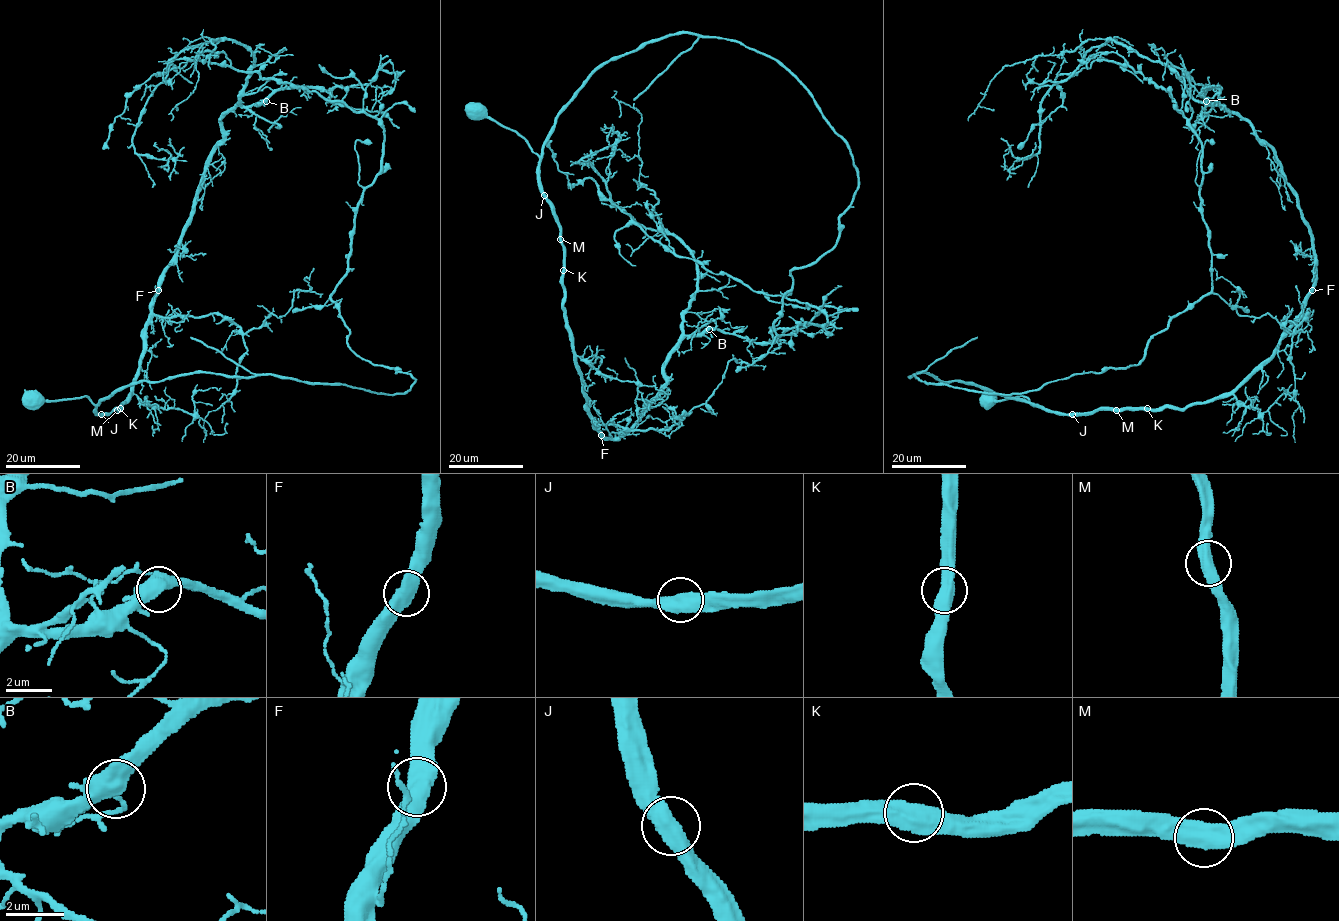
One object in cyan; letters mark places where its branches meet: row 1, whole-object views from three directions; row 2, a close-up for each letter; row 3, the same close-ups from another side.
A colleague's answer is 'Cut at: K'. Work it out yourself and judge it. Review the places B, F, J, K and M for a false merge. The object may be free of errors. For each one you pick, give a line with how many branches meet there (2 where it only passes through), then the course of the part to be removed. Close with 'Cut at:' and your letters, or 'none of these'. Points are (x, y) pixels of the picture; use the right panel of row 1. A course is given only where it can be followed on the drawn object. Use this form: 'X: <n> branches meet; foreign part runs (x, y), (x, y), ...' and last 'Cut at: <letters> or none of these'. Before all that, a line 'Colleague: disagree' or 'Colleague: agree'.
Colleague: disagree
Cut at: none of these

